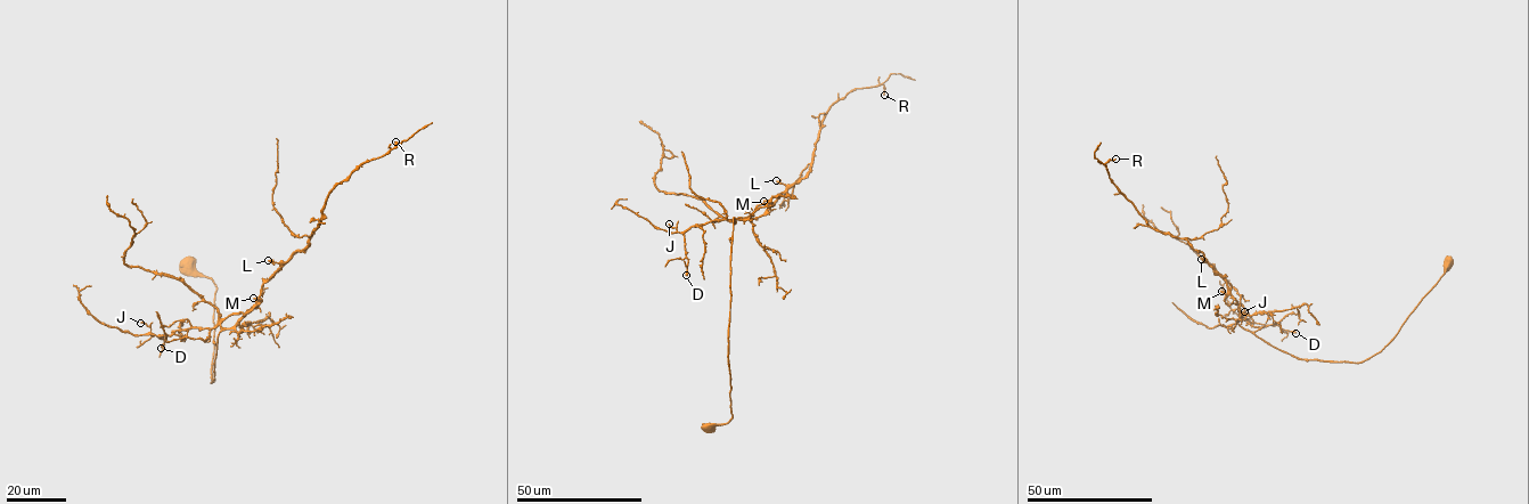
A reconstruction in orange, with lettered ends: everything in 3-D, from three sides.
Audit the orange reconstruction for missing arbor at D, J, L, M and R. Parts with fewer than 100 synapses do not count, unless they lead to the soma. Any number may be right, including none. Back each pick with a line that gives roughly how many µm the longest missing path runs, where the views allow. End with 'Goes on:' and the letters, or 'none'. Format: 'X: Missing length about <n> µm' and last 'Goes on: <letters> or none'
M: Missing length about 70 µm
Goes on: M

